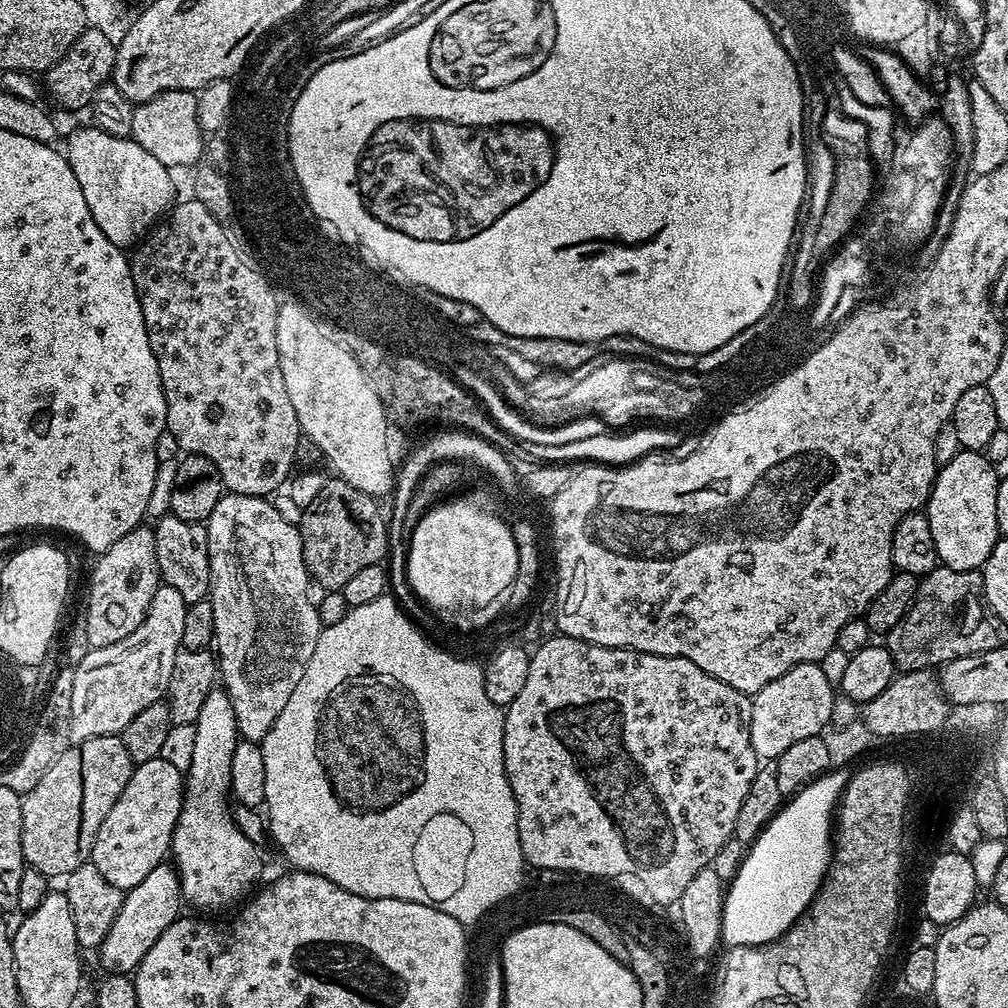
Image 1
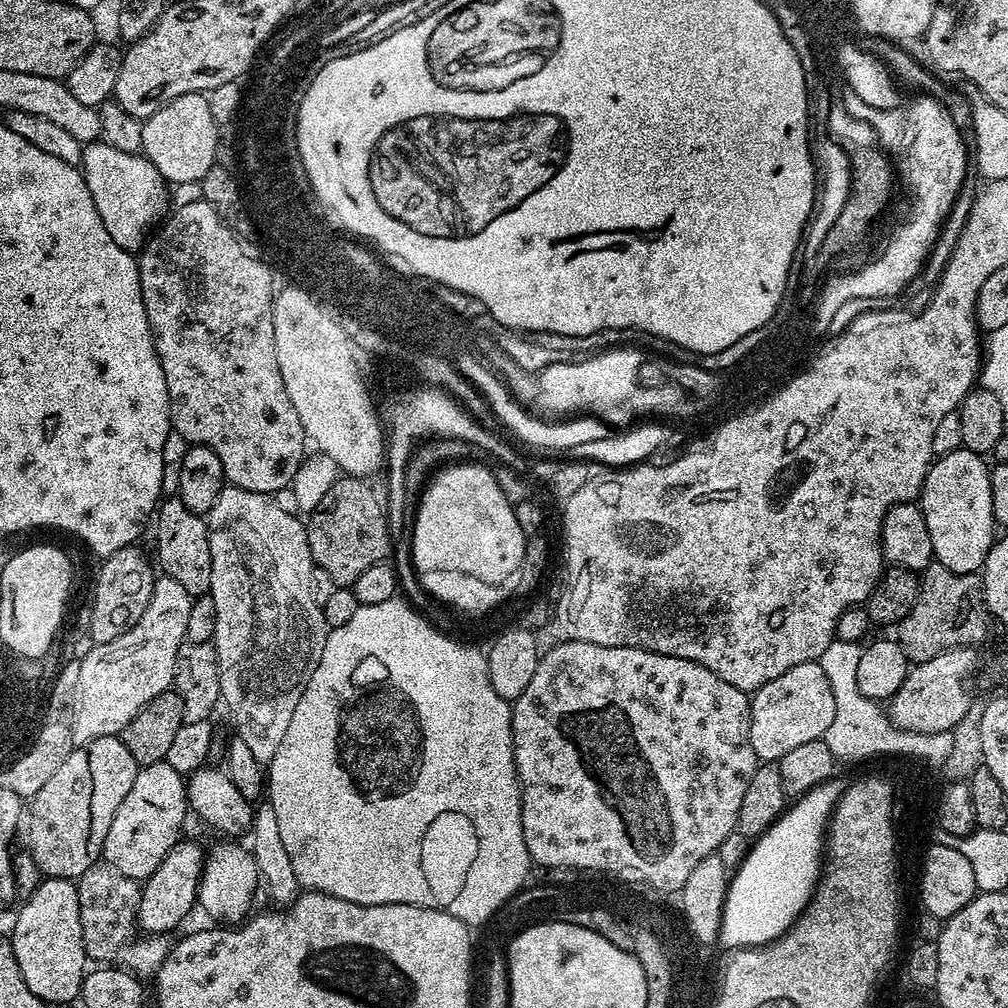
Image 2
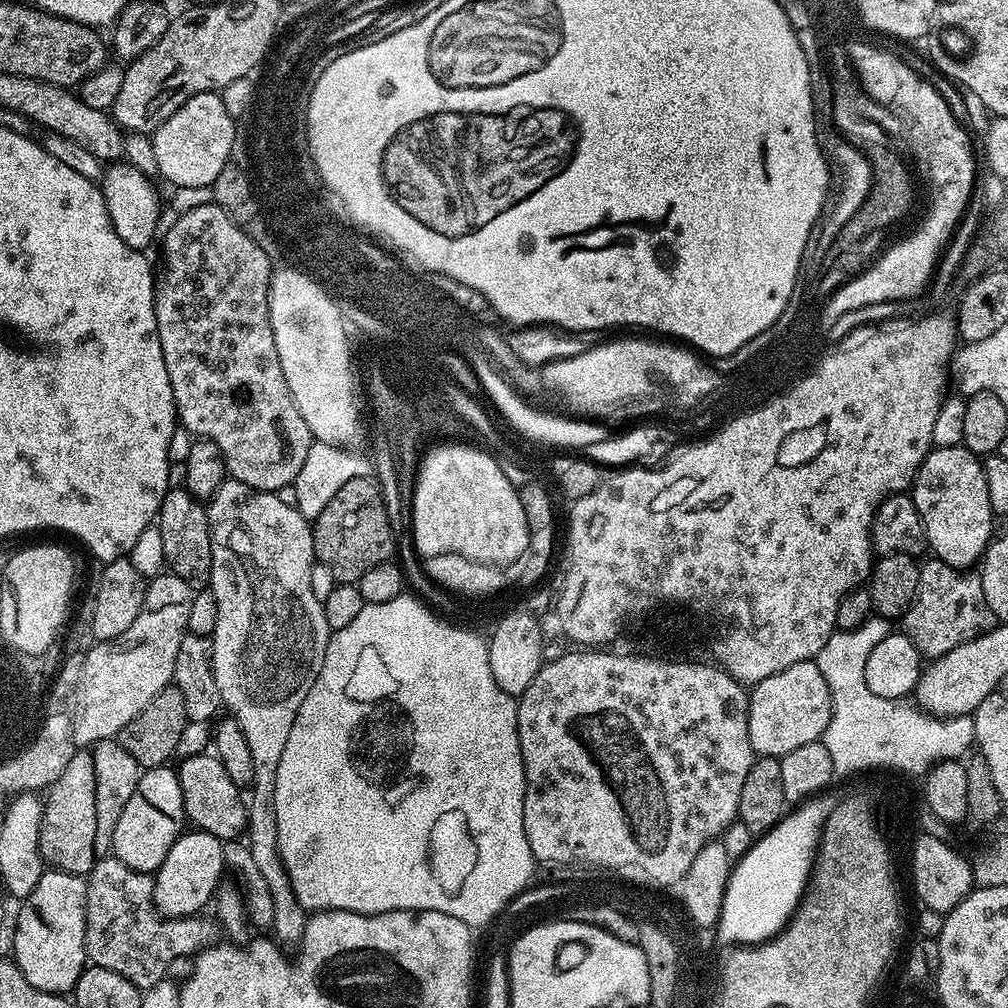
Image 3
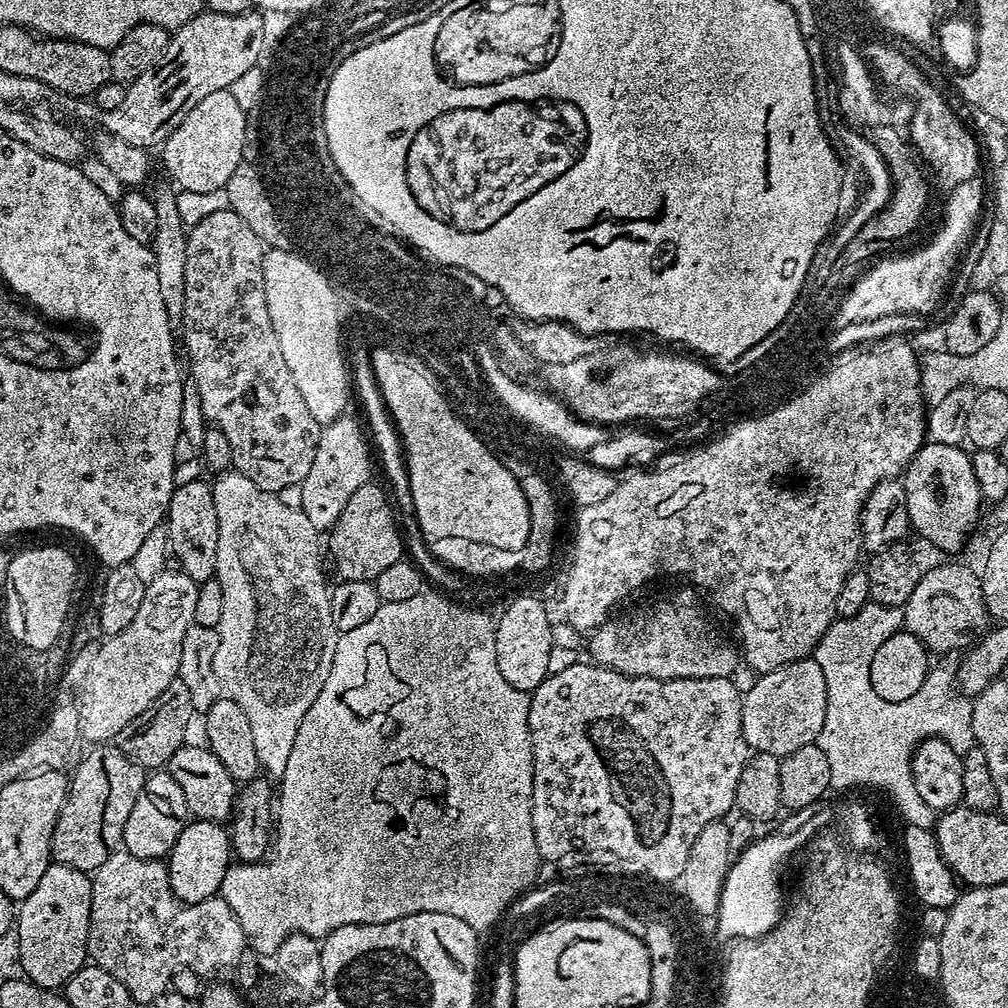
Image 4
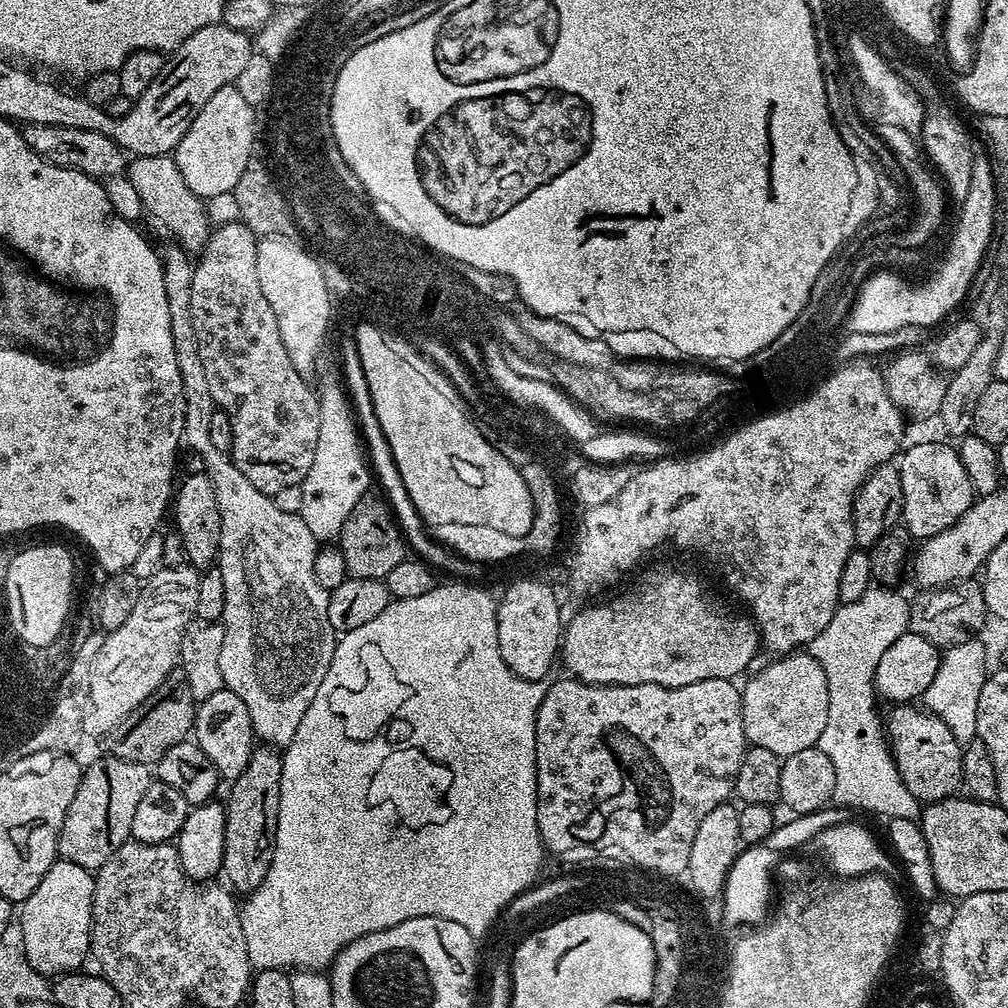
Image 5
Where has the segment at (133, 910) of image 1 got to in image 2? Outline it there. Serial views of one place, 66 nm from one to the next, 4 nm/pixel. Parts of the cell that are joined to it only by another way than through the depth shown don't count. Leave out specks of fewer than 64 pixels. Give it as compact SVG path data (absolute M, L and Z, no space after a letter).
M188 838L181 839L162 858L162 866L143 881L140 890L140 909L136 915L139 931L144 934L172 934L172 931L197 907L200 895L200 871L204 869L206 852Z

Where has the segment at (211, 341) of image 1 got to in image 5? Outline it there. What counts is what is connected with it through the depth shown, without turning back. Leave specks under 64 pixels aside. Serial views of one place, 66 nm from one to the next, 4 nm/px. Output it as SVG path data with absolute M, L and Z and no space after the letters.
M242 222L224 224L221 228L213 227L208 234L204 249L199 252L193 267L193 285L190 286L189 314L191 316L191 335L194 337L194 356L202 360L202 367L206 372L206 379L210 386L210 394L219 411L228 415L232 427L232 461L250 478L258 490L273 494L288 486L294 486L304 481L310 466L314 463L314 446L318 446L318 426L320 425L320 401L309 381L290 362L290 354L286 354L286 346L282 346L282 334L278 334L278 322L274 318L274 310L270 302L266 302L266 294L262 294L262 282L258 282L258 237Z

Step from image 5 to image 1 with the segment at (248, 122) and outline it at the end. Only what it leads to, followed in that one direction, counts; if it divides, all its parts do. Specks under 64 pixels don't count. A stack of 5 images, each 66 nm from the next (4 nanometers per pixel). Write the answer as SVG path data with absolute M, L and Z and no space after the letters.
M170 90L150 98L144 104L135 105L133 110L133 130L131 139L136 140L138 146L148 150L150 154L158 158L168 169L178 170L187 164L195 165L196 159L203 157L206 152L206 136L198 122L198 102L196 92L183 92L182 90Z

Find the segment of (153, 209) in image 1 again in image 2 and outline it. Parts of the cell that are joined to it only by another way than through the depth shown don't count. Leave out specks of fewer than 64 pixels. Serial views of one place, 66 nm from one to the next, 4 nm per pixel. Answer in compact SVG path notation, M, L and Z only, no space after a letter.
M100 140L85 147L80 169L110 238L123 249L139 251L168 204L170 188L164 176L141 153L124 152Z

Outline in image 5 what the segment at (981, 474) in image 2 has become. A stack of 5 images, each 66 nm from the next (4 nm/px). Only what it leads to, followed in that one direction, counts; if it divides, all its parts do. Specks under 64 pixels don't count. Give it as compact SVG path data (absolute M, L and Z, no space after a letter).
M936 440L910 444L903 449L898 460L904 495L902 524L908 528L913 538L923 542L954 526L971 506L974 493L970 486L970 477L966 474L966 466L962 464L959 451L953 445L951 448L950 445L939 444Z

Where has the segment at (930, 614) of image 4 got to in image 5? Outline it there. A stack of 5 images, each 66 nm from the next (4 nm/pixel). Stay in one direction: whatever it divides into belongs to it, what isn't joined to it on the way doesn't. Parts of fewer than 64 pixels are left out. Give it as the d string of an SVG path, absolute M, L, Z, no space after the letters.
M975 579L961 580L942 588L929 588L919 594L921 596L911 601L908 610L911 631L917 632L941 650L973 639L983 630L984 619L989 619L983 587Z

